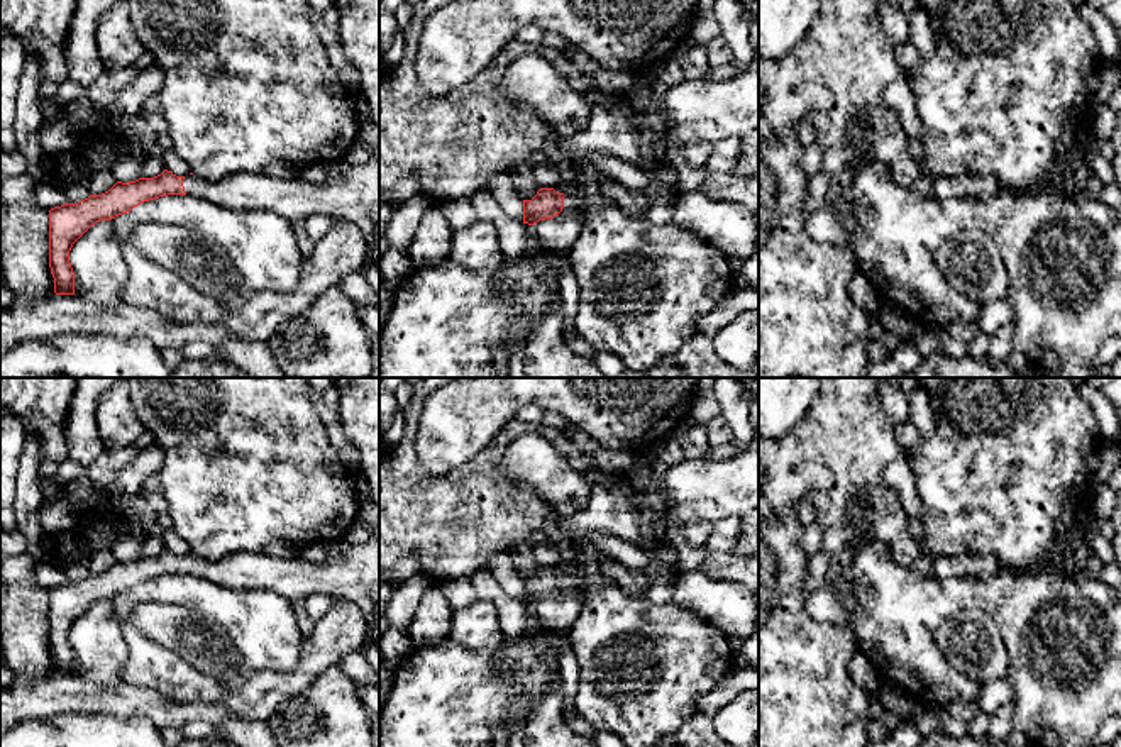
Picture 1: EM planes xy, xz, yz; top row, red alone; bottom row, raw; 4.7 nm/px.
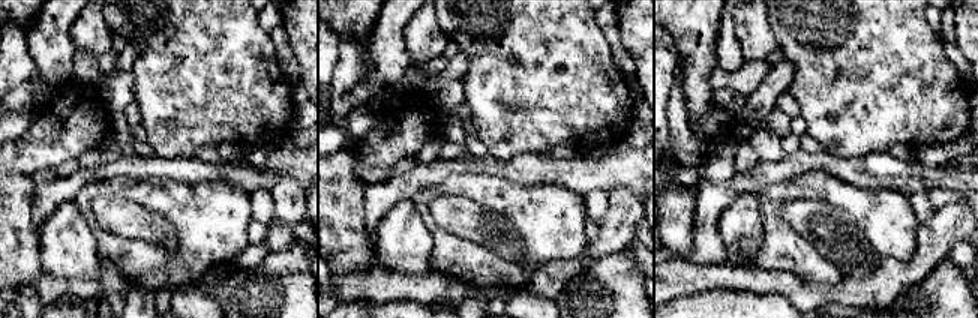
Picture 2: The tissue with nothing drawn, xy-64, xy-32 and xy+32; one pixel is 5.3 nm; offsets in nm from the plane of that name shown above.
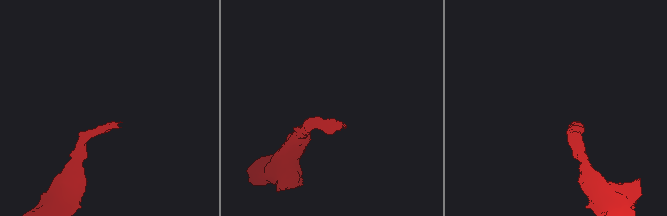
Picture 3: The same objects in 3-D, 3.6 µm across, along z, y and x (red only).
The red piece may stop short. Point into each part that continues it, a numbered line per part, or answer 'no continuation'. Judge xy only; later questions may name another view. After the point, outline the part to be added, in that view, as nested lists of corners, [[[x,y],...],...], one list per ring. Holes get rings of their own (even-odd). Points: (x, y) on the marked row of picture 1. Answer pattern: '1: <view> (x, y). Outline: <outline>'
1: xy (351, 192). Outline: [[[379,159],[362,166],[345,161],[329,164],[329,178],[318,185],[300,176],[276,180],[262,171],[242,171],[218,181],[188,174],[183,186],[186,195],[227,210],[269,210],[291,222],[312,215],[351,220],[364,234],[364,261],[371,256],[374,229],[379,225]]]

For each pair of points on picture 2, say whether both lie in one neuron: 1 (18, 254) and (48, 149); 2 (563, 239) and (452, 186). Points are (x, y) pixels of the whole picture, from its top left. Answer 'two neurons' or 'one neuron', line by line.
1: one neuron
2: one neuron

